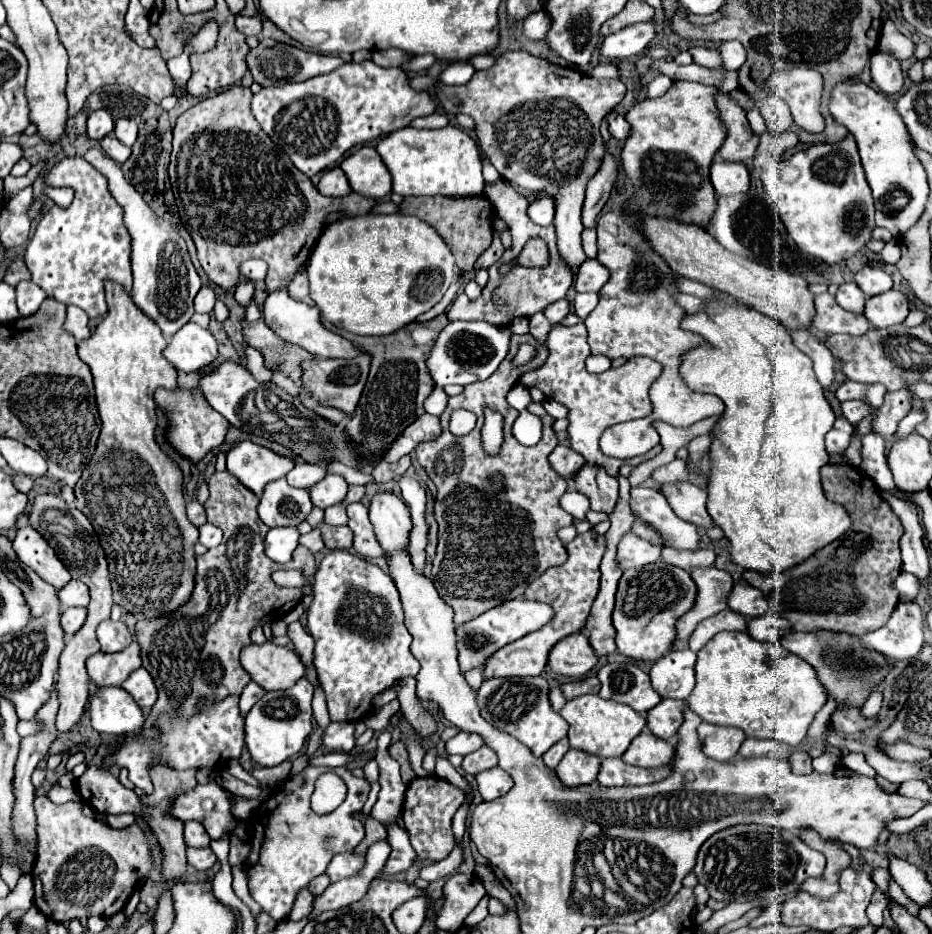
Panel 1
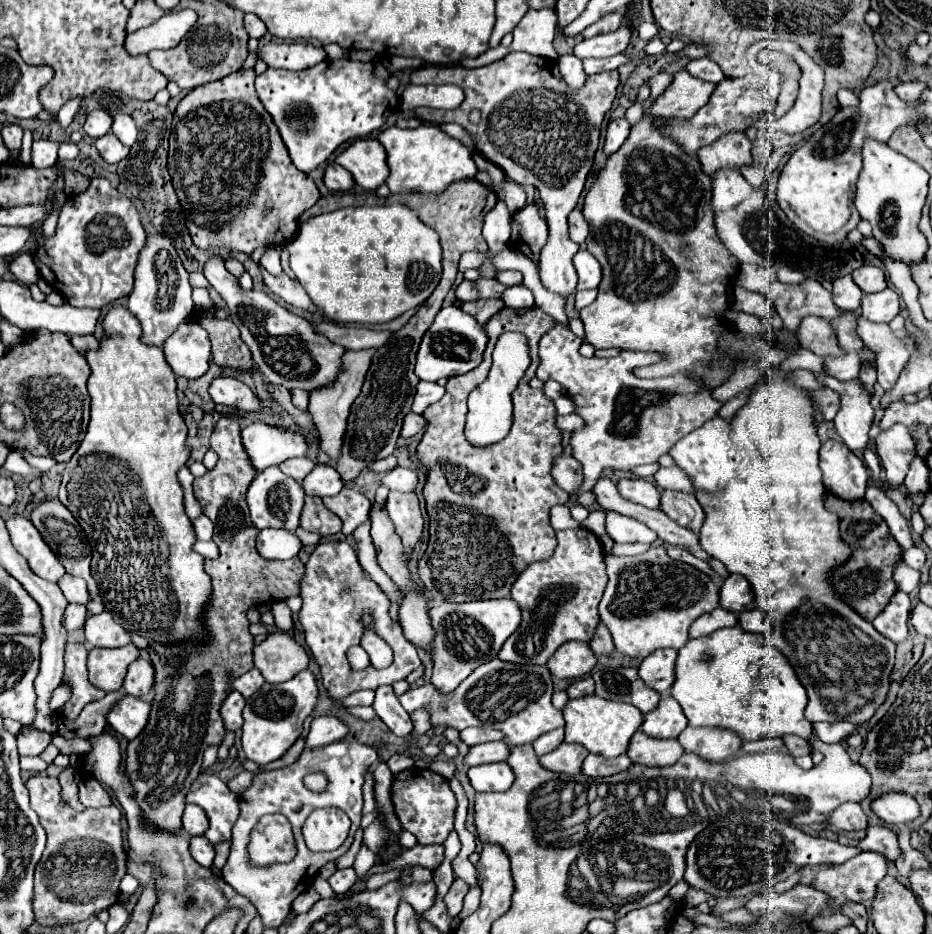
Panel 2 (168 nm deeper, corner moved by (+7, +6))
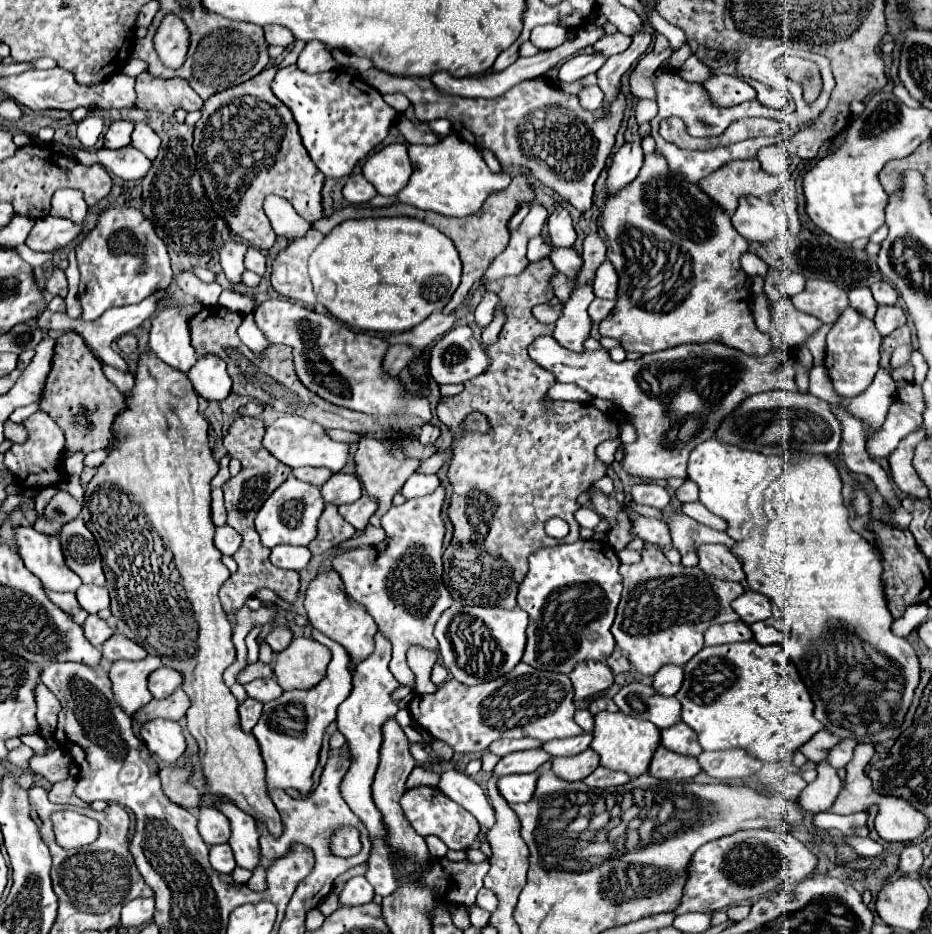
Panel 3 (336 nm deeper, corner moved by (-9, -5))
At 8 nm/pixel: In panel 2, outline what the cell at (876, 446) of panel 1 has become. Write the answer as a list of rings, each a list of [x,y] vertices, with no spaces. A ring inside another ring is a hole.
[[[816,374],[816,380],[840,396],[840,410],[834,418],[838,436],[850,450],[864,450],[868,444],[868,430],[874,420],[874,408],[870,406],[870,394],[864,384],[858,378],[840,382],[824,374]]]

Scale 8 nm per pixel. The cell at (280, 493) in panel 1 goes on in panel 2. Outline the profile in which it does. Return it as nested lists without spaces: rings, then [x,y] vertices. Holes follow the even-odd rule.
[[[278,466],[266,468],[264,472],[256,474],[254,482],[248,488],[246,498],[248,498],[250,518],[258,530],[262,530],[262,528],[284,528],[284,530],[294,532],[298,528],[300,512],[304,506],[304,490],[294,478],[282,474]]]

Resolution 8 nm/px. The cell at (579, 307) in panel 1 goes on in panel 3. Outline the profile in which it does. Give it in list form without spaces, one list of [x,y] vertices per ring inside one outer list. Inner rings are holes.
[[[594,299],[594,301],[590,303],[590,307],[588,307],[588,313],[590,313],[592,321],[600,323],[600,321],[612,311],[612,307],[614,307],[614,301],[608,301],[608,299]]]

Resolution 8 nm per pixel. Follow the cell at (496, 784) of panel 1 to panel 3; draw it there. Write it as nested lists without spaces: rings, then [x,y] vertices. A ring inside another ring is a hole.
[[[536,773],[504,775],[504,777],[498,777],[496,787],[508,803],[522,803],[522,801],[532,799],[534,789],[536,789],[536,779],[538,779]]]

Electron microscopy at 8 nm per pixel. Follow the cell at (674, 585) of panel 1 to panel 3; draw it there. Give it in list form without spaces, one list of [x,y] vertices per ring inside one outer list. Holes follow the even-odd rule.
[[[646,547],[646,549],[642,551],[642,561],[640,561],[640,563],[622,565],[622,567],[620,567],[620,575],[622,575],[622,579],[624,579],[624,591],[622,591],[622,601],[620,601],[620,605],[618,605],[618,613],[616,613],[614,625],[612,625],[612,635],[614,635],[614,639],[616,639],[616,647],[618,647],[620,651],[624,651],[624,655],[628,655],[628,661],[632,663],[632,667],[634,667],[638,673],[642,673],[642,675],[654,675],[660,667],[664,667],[664,665],[668,665],[668,663],[672,663],[672,665],[686,665],[696,653],[702,651],[702,647],[704,647],[704,631],[706,631],[710,625],[728,623],[728,621],[738,621],[738,619],[740,619],[738,613],[730,607],[730,603],[732,603],[740,593],[744,593],[744,589],[742,589],[740,583],[720,581],[720,579],[716,579],[716,577],[712,577],[712,575],[706,575],[700,567],[674,565],[674,563],[670,563],[670,561],[666,559],[666,555],[664,555],[660,549],[656,549],[656,547]]]

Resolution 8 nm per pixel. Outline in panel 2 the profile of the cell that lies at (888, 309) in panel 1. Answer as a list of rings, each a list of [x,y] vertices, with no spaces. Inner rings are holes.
[[[892,288],[862,296],[860,316],[864,316],[870,322],[890,322],[898,314],[898,310],[900,310],[900,296]]]

